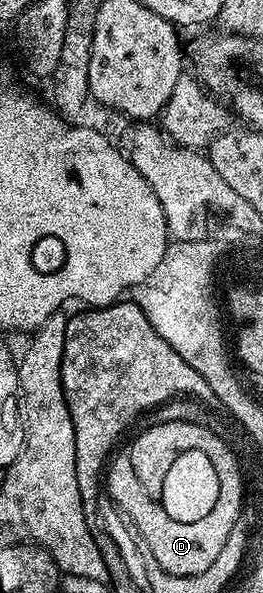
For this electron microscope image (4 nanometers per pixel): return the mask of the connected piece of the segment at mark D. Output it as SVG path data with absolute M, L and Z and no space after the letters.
M222 449L211 452L216 467L216 477L220 483L216 507L212 507L212 511L208 511L204 519L196 519L196 523L180 523L172 519L168 511L164 511L159 498L148 495L148 491L140 487L140 479L136 477L136 471L132 471L129 456L117 457L115 456L109 462L104 473L104 489L109 500L113 501L115 506L125 514L138 533L144 535L144 543L148 543L148 551L152 551L156 563L160 563L164 571L181 577L200 575L224 549L224 543L227 543L226 534L238 516L239 475L235 462L226 457Z

